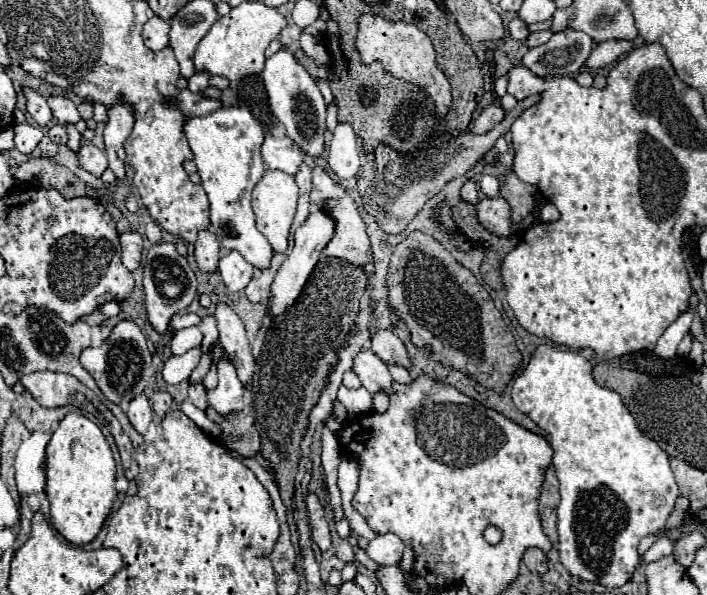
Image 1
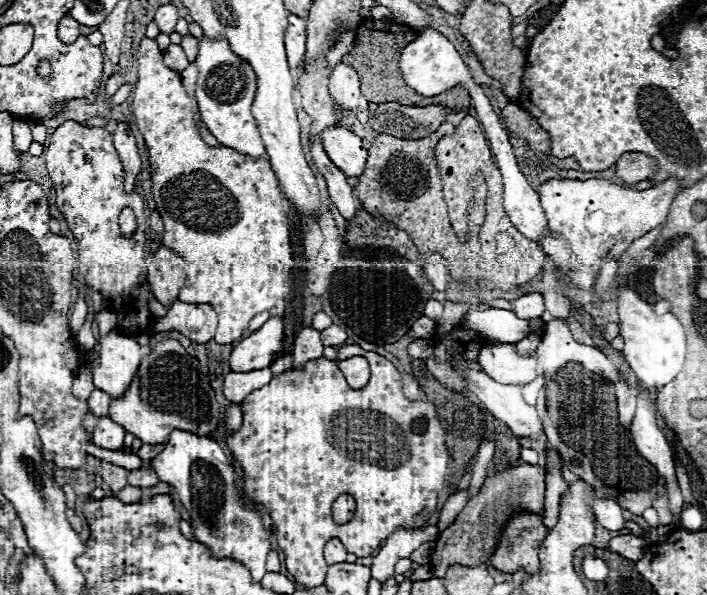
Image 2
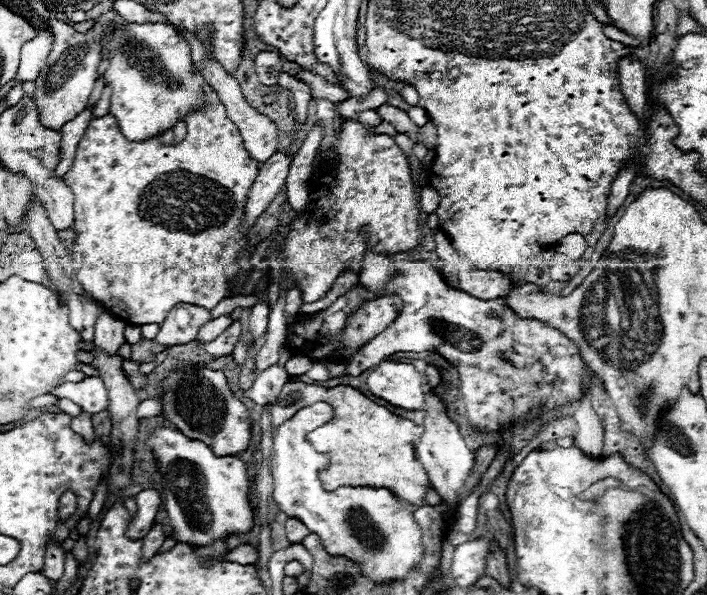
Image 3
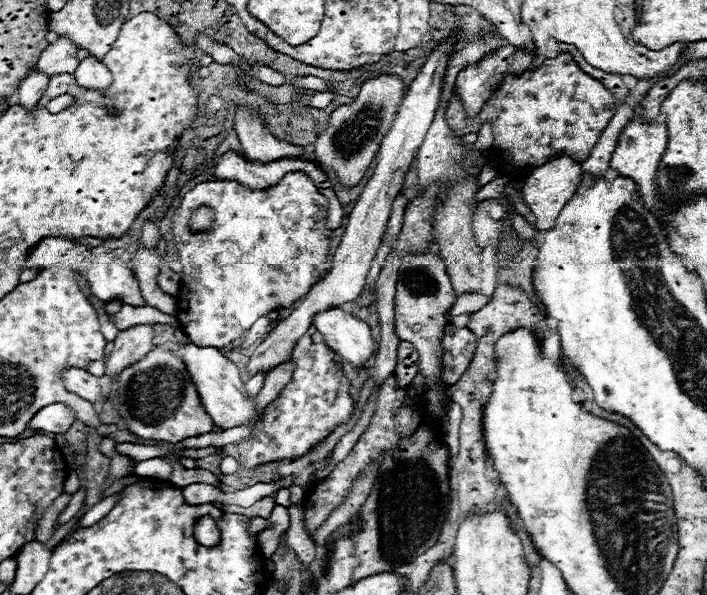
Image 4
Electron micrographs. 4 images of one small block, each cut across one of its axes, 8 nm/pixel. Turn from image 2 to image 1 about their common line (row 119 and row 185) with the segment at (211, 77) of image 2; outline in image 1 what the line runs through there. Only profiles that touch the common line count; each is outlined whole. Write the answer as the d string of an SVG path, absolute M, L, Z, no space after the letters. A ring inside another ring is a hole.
M222 106L222 108L218 108L216 112L212 112L212 114L208 114L208 116L190 116L190 118L186 118L184 120L184 134L186 134L186 138L188 138L188 144L190 144L190 148L192 148L192 154L194 154L194 164L196 164L196 168L198 168L198 174L200 174L200 178L202 178L202 188L206 190L206 194L208 194L208 202L210 202L210 230L216 234L216 238L218 238L218 242L220 242L220 246L224 248L224 250L238 250L240 254L246 254L246 256L254 256L256 252L250 252L250 248L260 248L260 264L254 264L254 266L260 266L260 268L268 268L268 264L270 264L270 258L272 258L272 246L270 246L270 242L256 230L256 224L254 224L254 214L252 214L252 208L250 208L250 192L252 192L252 188L254 188L254 184L262 178L262 174L264 174L264 162L262 162L262 154L260 154L260 148L262 148L262 142L264 142L264 128L262 128L262 124L250 114L250 110L248 108L244 108L244 106Z

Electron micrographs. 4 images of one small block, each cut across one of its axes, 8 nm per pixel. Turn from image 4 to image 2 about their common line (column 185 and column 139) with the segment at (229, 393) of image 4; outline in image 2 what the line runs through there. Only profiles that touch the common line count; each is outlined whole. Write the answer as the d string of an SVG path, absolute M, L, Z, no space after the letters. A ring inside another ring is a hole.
M112 330L110 334L98 338L98 342L94 346L94 352L96 352L96 358L94 360L90 360L88 354L84 354L84 358L80 354L80 364L82 366L86 366L86 364L90 366L90 370L92 370L92 382L94 382L94 386L98 390L108 392L112 398L120 398L128 390L130 380L132 380L132 376L136 374L136 370L140 366L140 360L150 350L148 348L142 348L132 336L126 336L120 330Z

